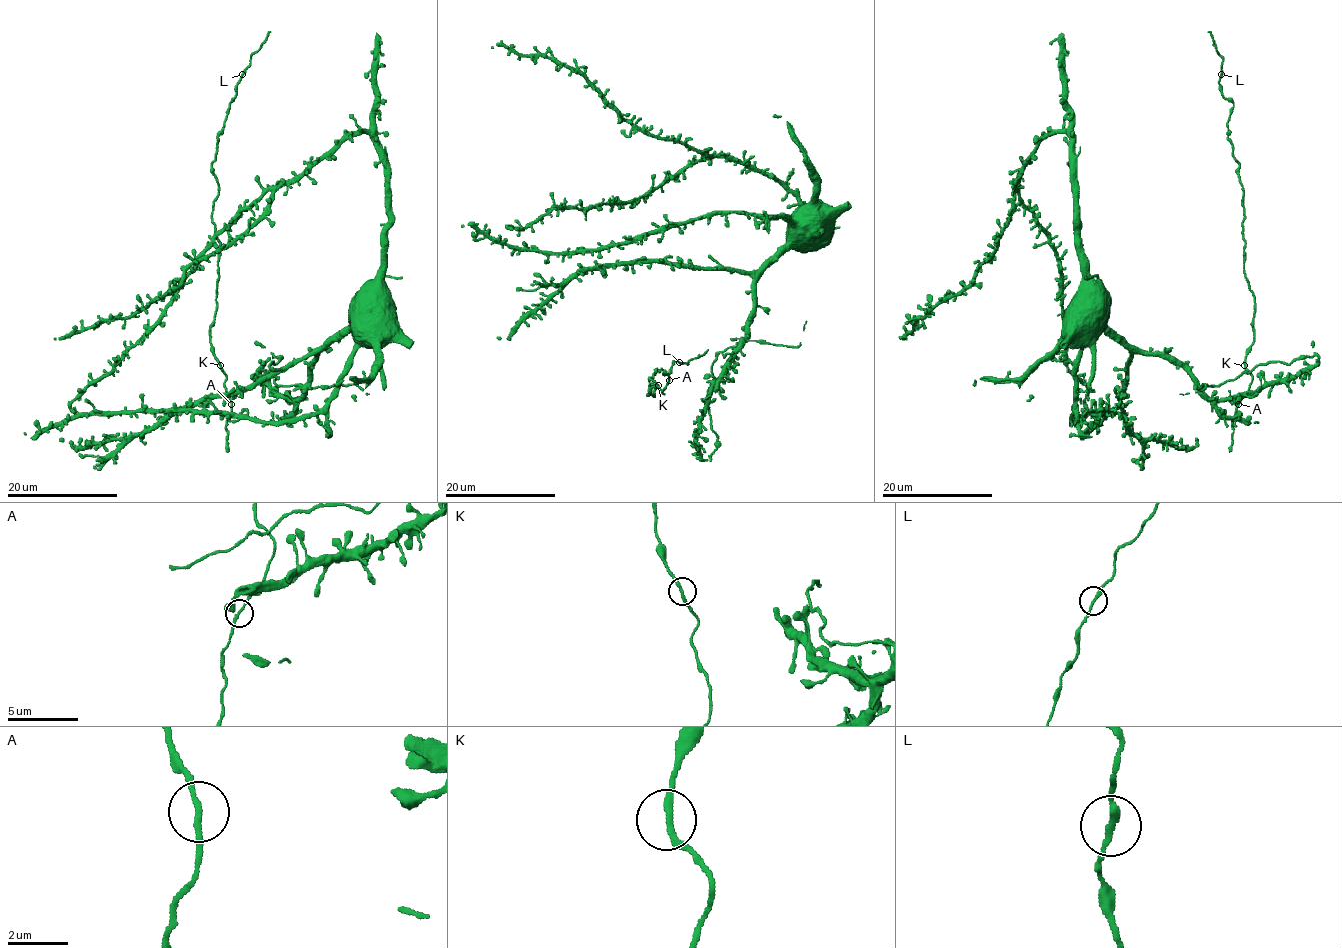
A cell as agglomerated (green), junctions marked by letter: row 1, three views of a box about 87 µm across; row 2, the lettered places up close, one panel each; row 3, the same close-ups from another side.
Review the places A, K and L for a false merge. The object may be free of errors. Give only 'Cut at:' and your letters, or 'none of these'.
Cut at: none of these

